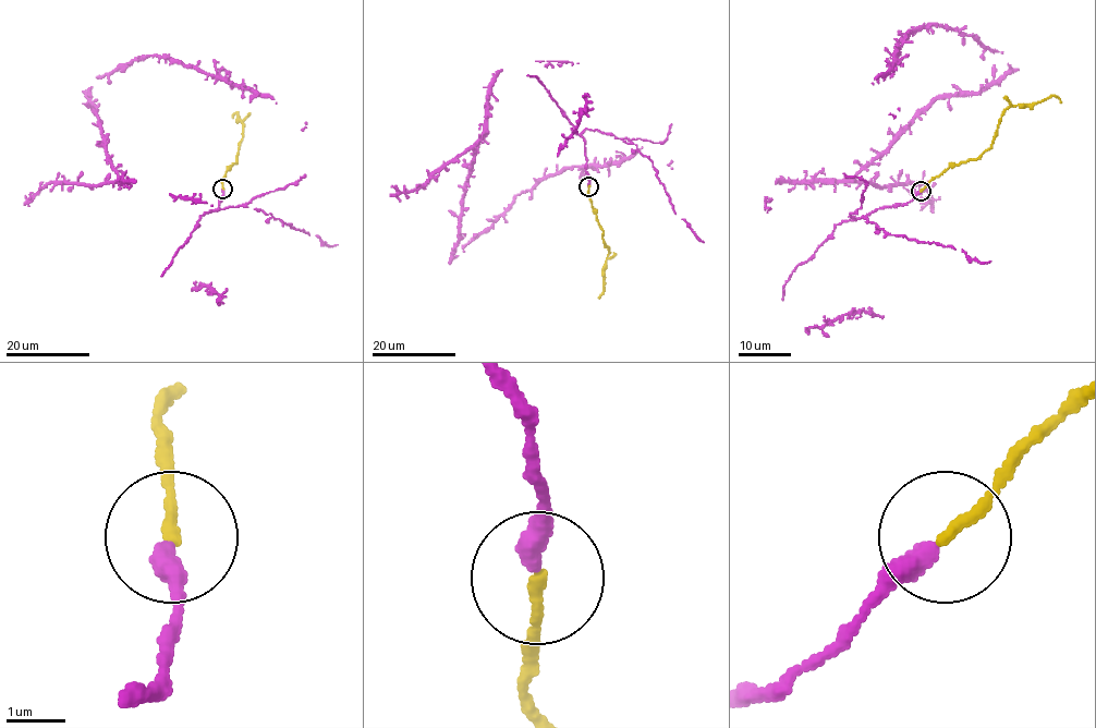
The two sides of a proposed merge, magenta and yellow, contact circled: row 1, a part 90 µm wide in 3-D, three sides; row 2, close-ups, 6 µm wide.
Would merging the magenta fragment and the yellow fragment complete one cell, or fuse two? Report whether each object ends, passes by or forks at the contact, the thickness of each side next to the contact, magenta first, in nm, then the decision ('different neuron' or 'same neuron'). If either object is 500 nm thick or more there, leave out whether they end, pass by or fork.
magenta ends; yellow ends; calibres 360 and 200 nm; same neuron

